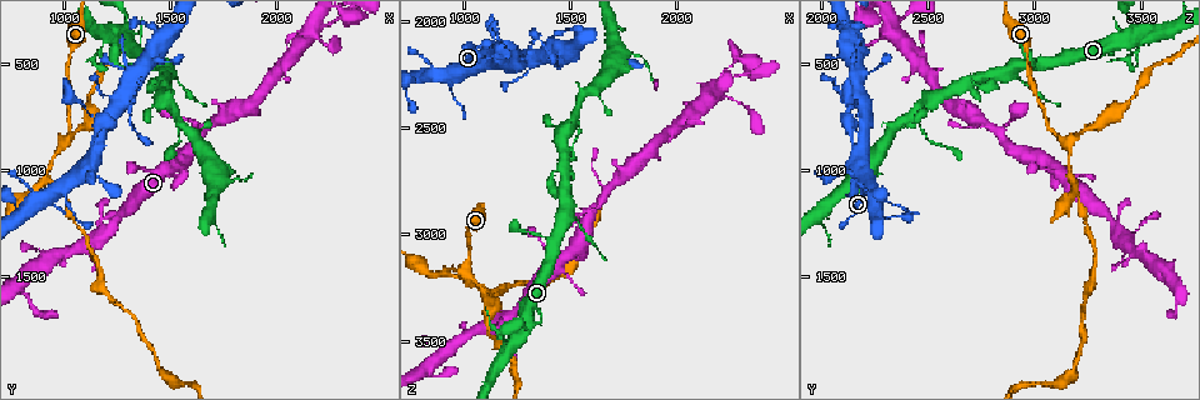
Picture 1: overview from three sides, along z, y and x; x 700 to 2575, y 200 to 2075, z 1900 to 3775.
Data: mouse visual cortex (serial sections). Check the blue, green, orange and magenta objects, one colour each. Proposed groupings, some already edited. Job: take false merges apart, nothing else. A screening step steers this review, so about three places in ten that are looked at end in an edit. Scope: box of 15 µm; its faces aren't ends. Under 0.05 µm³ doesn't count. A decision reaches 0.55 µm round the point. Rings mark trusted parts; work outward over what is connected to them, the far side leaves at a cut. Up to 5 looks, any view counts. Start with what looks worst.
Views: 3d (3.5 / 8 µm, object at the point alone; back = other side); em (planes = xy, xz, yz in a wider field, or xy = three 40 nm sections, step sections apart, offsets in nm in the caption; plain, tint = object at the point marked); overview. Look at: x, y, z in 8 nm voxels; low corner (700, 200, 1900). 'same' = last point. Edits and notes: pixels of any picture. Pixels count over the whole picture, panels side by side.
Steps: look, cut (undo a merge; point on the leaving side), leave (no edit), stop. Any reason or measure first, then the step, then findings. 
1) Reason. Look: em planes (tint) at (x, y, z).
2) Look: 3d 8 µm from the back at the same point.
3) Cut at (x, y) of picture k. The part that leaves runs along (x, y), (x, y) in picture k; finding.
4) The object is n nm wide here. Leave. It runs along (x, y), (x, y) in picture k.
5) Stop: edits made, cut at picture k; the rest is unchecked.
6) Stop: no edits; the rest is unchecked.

Arms part here. Look: 3d 8 µm at (910, 1020, 3180).

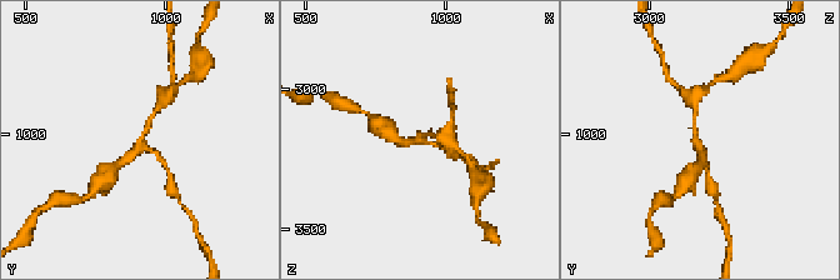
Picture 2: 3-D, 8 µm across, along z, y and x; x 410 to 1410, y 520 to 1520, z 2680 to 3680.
Look: em xy step 1 (tint) at (920, 1040, 3180).

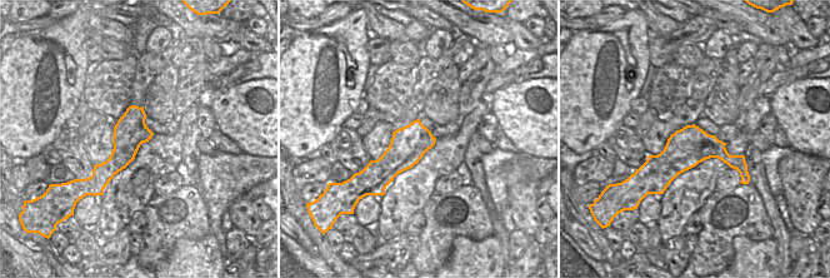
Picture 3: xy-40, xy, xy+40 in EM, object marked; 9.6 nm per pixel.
3 arms meet here. Leave. It runs along (696, 110), (695, 133), (708, 166) in picture 2; all the same cell.

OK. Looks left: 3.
Abrupt turn. Look: 3d 3.5 µm at (1190, 770, 2200).

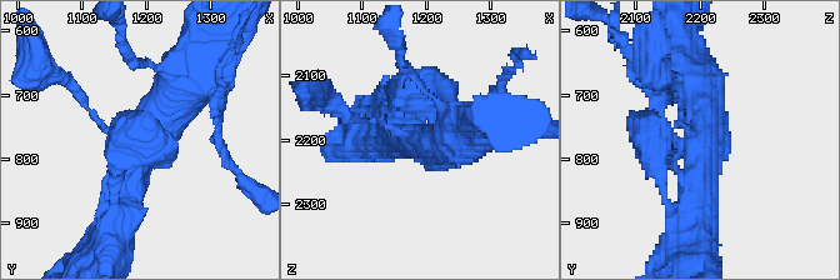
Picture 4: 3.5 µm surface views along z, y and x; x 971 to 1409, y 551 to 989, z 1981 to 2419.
4 arms meet here; the arms are 100, 400, 450, 600 nm wide; need the tissue. Look: em xy step 5 (tint) at (1200, 775, 2205).

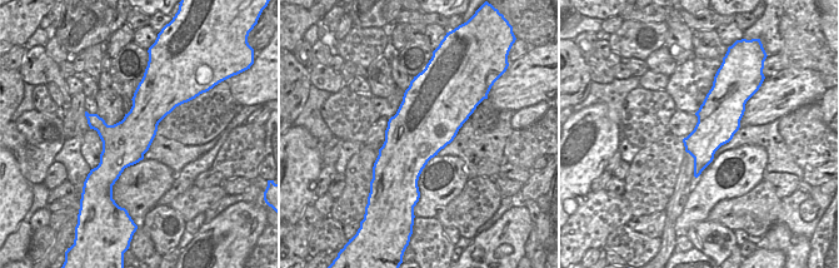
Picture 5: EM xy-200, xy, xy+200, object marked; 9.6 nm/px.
Leave. It runs along (120, 214), (135, 153), (193, 76) in picture 4; one cell here.

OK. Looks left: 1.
Stop: no edits; the rest is unchecked.

